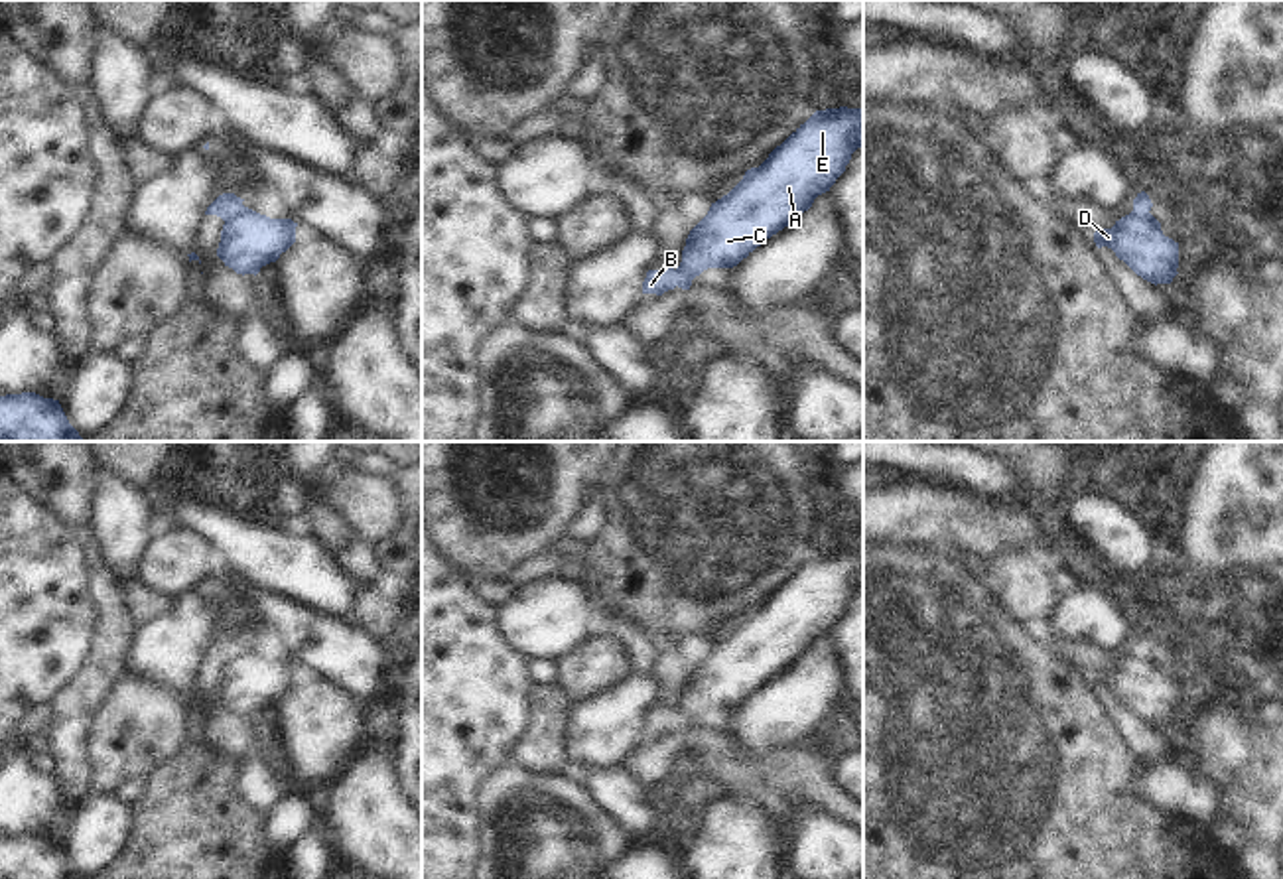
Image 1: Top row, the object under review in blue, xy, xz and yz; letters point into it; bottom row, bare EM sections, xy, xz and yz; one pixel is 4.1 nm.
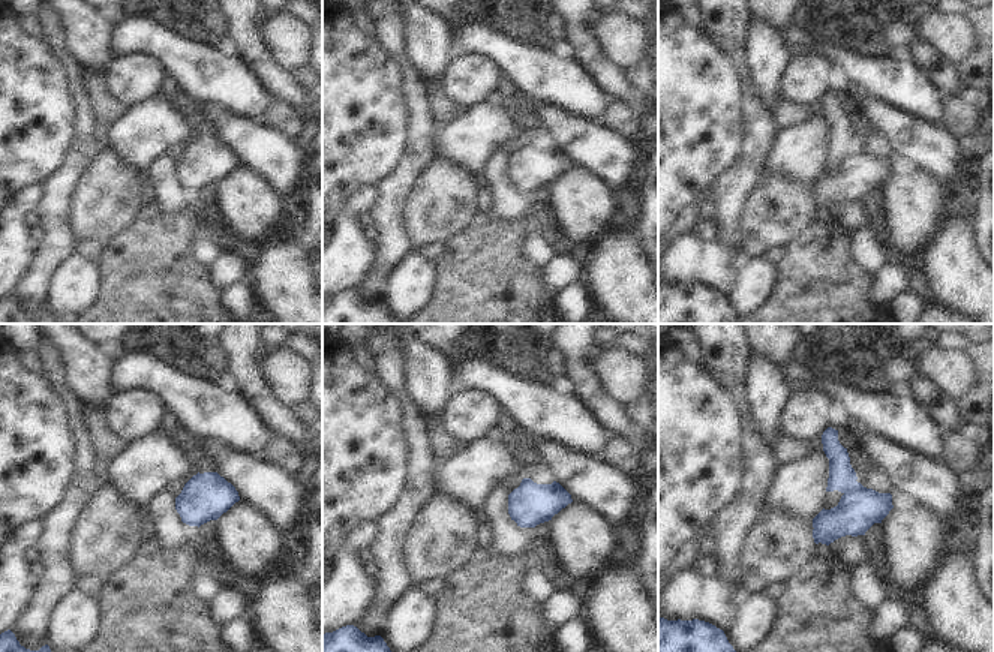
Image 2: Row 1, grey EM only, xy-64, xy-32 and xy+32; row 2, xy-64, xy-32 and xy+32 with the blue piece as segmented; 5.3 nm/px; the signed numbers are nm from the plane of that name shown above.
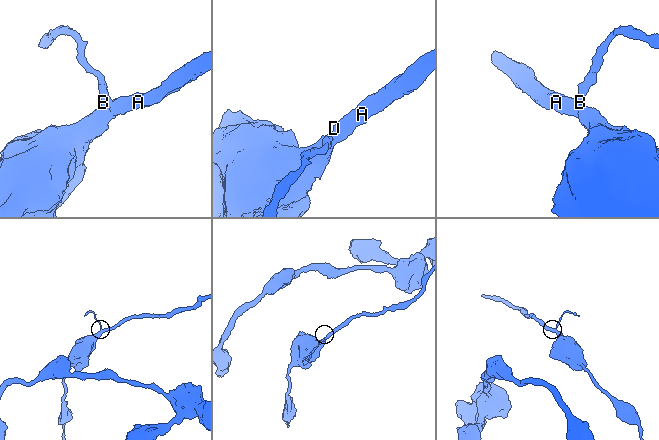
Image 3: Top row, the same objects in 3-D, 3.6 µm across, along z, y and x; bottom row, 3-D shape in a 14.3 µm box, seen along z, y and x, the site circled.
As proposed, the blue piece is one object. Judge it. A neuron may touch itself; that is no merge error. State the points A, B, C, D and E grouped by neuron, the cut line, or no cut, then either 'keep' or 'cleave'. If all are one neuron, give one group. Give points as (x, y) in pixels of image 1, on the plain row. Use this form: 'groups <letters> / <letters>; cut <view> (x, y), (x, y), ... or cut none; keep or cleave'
groups A C D E / B; cut xy (241, 645), (225, 665); cleave

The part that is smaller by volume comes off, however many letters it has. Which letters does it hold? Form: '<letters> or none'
B

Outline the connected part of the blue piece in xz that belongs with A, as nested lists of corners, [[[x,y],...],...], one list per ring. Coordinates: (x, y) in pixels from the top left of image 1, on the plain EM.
[[[863,550],[816,552],[690,672],[676,710],[678,729],[708,710],[733,710],[808,652],[863,587]]]

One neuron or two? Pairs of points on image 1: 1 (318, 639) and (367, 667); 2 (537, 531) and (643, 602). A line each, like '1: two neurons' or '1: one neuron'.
1: one neuron
2: two neurons

